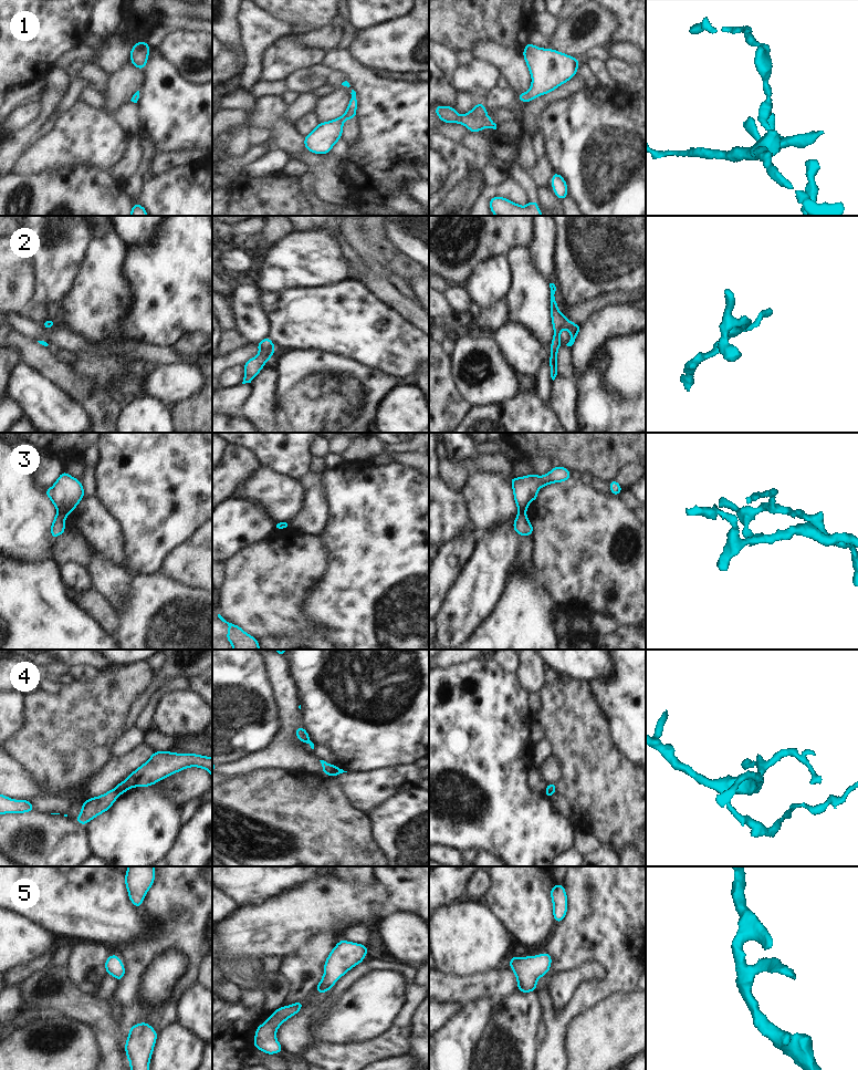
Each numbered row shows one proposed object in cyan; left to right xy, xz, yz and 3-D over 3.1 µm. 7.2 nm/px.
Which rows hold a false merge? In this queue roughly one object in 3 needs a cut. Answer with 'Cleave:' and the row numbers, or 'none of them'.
Cleave: 3, 4

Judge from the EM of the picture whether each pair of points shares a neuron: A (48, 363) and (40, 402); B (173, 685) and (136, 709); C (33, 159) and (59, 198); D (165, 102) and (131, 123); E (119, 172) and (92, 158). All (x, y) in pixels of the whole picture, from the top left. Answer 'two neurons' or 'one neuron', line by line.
A: two neurons
B: two neurons
C: two neurons
D: two neurons
E: two neurons

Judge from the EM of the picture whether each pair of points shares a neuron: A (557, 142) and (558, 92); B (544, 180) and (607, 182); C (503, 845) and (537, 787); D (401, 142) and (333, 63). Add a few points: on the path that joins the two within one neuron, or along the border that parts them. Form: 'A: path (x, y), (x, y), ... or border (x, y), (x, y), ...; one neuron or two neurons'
A: border (583, 91), (553, 99), (539, 116); two neurons
B: border (544, 159), (554, 172); two neurons
C: border (530, 769), (529, 786), (533, 790), (543, 793); two neurons
D: path (399, 120), (355, 73); one neuron

